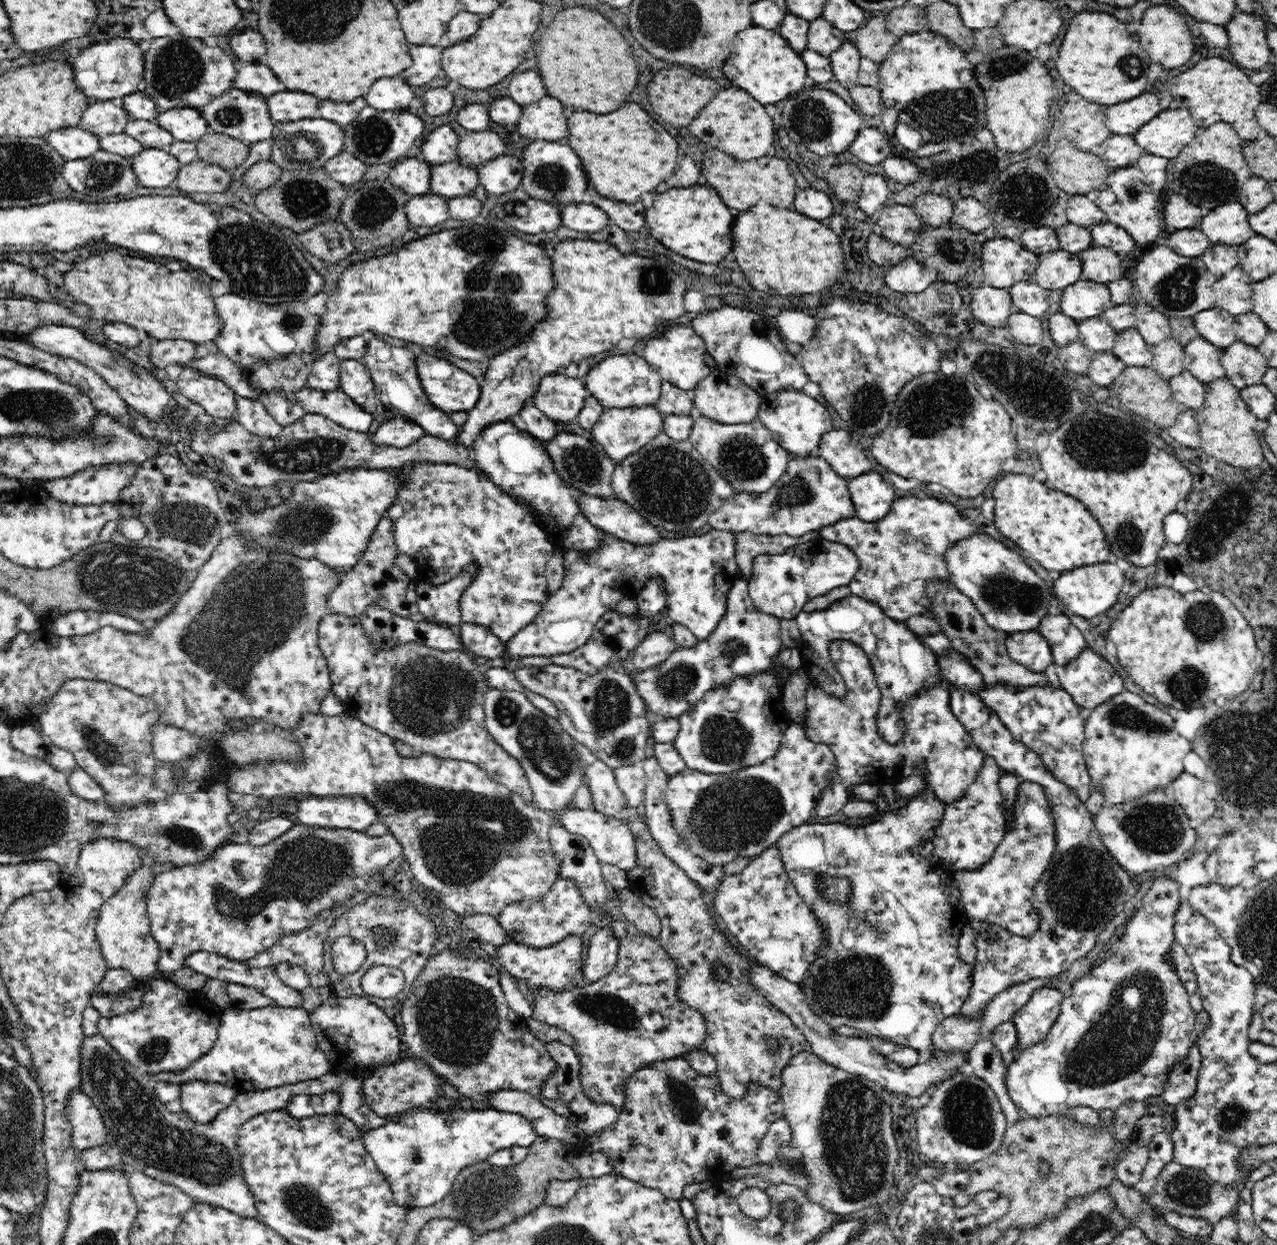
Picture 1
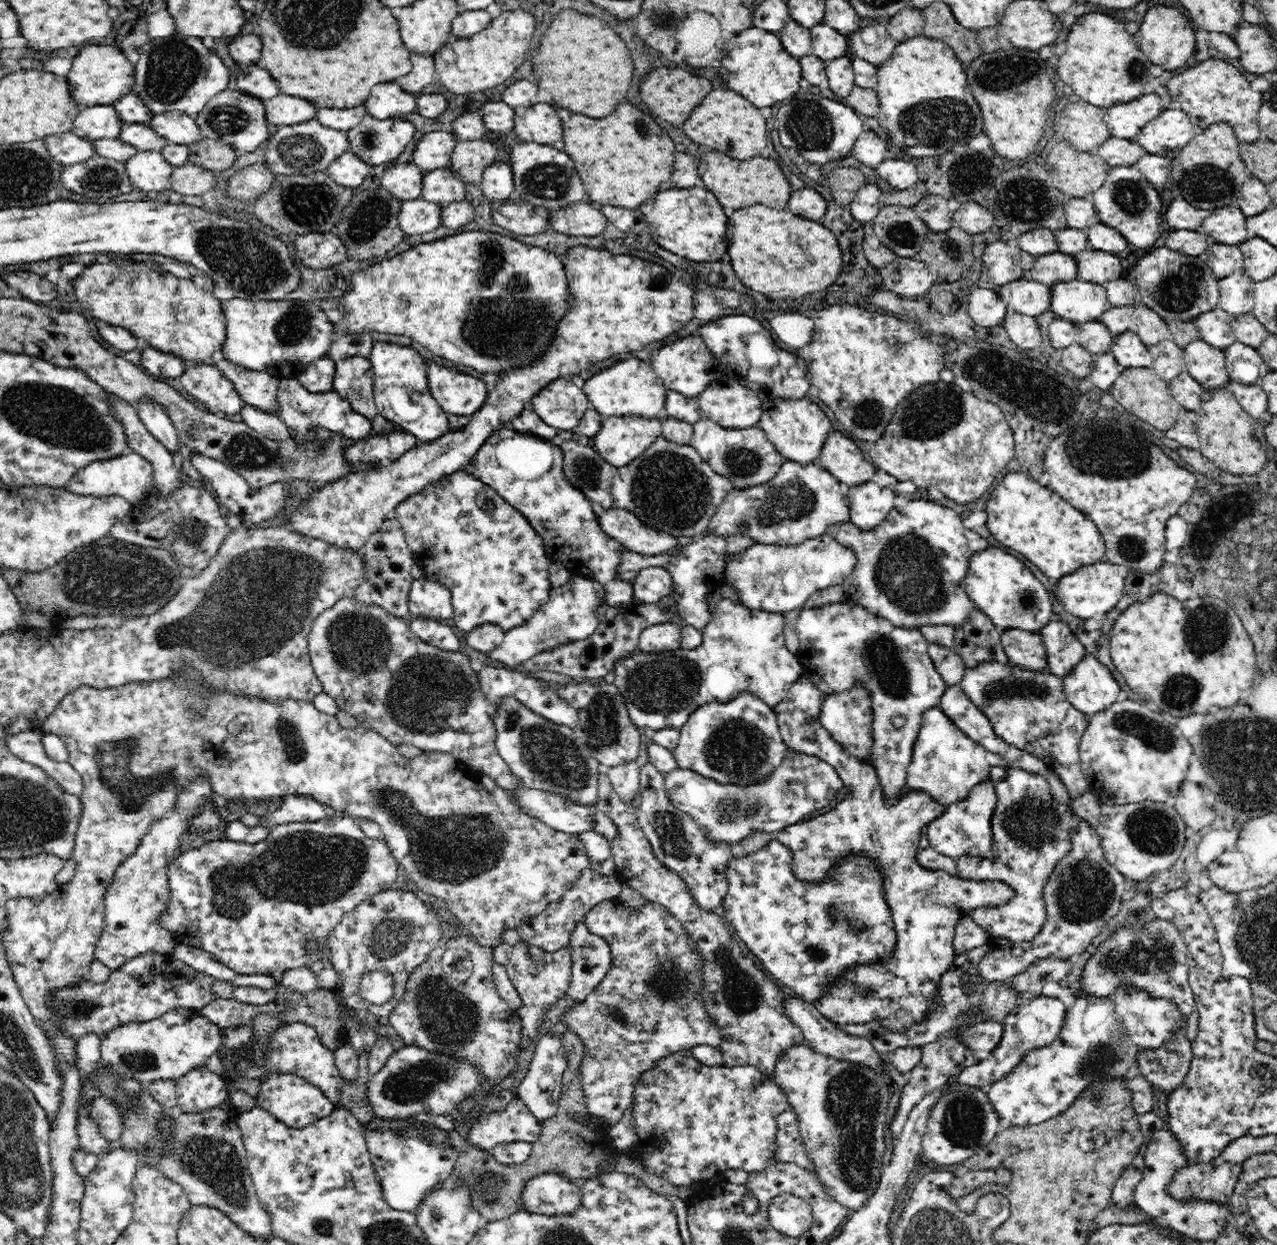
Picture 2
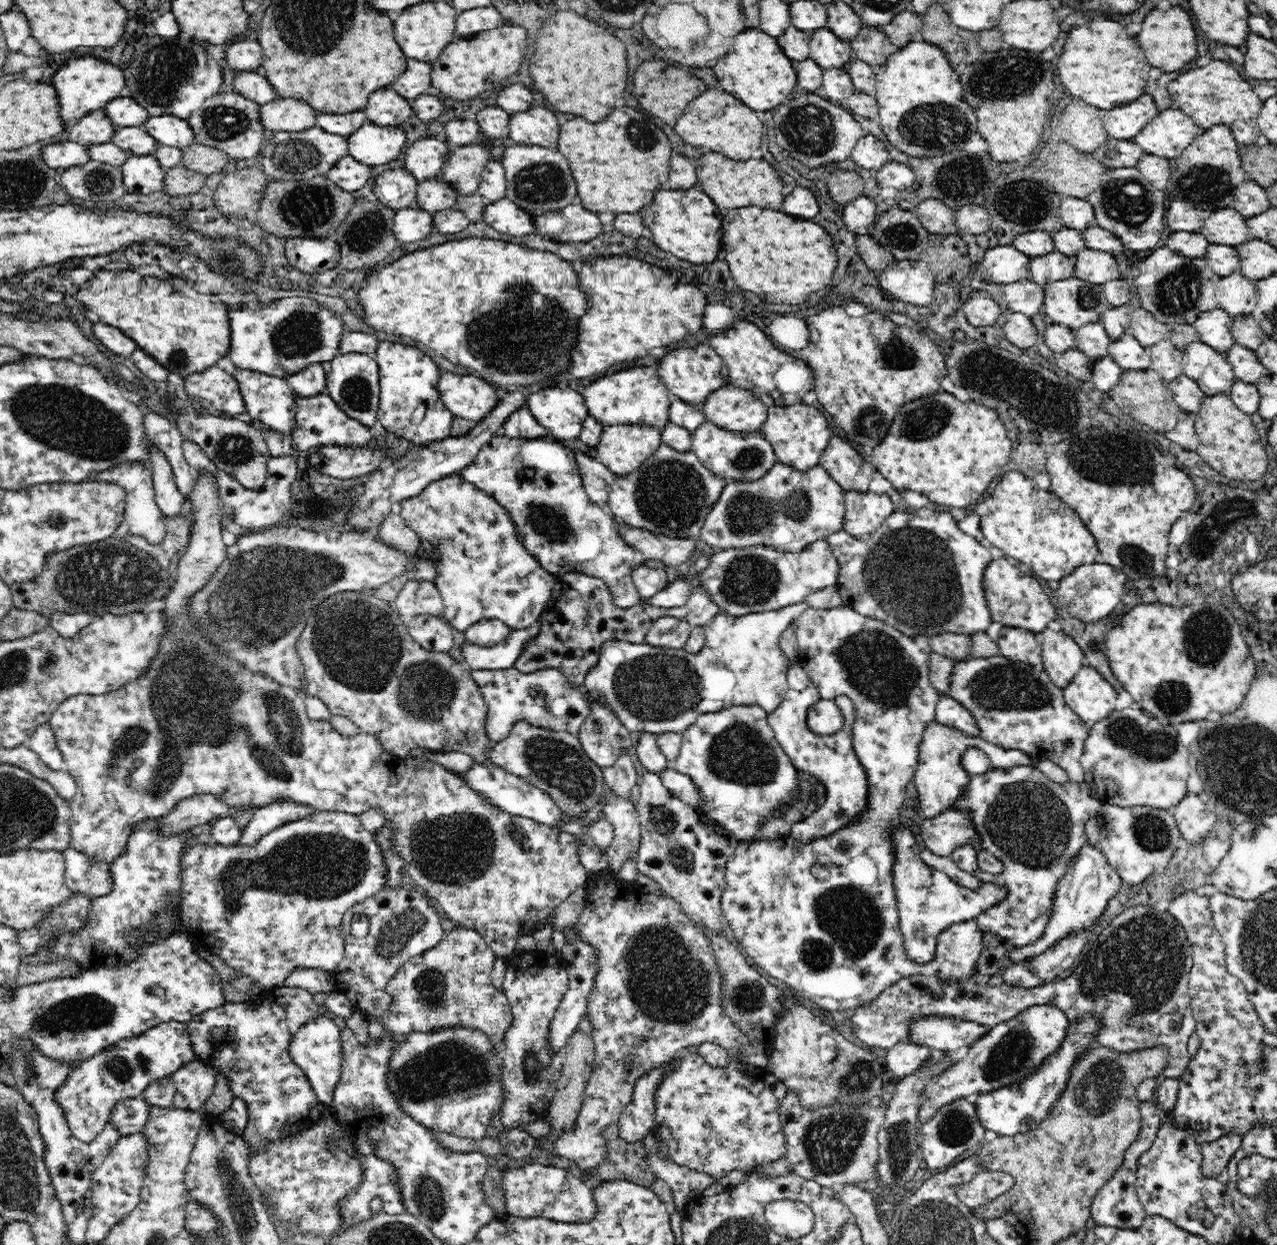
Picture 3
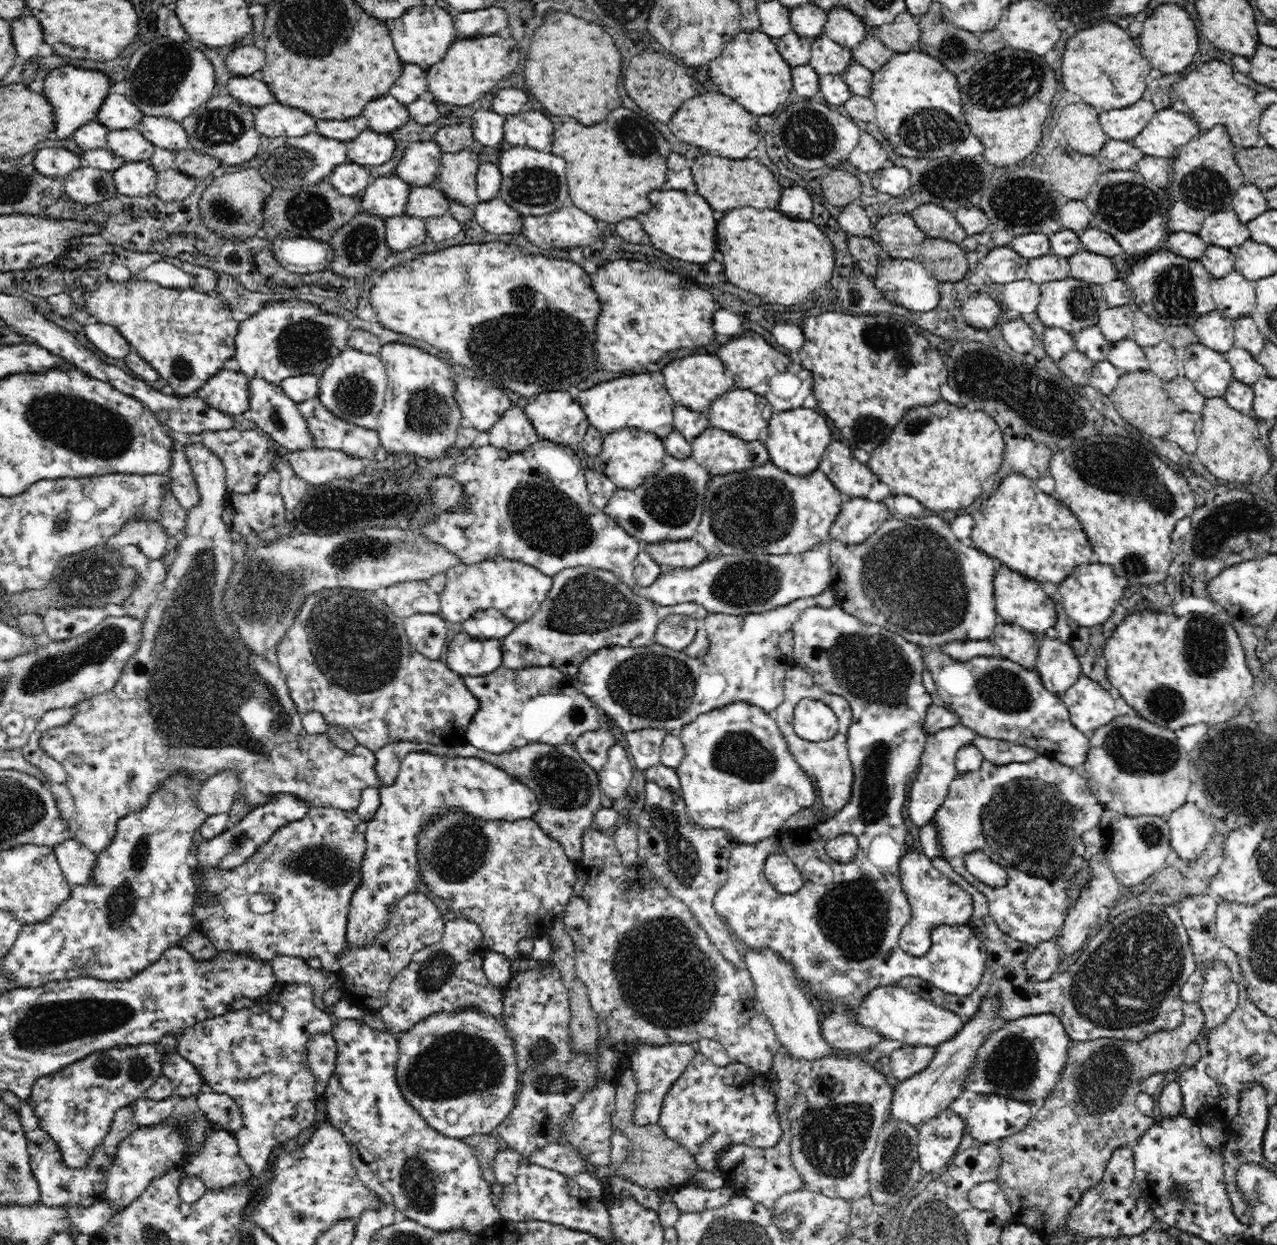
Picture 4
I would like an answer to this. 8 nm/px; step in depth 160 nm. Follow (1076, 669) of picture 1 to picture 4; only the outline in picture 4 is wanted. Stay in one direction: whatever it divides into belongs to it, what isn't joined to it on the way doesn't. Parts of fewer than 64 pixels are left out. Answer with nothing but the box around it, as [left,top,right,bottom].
[1061,675,1119,736]

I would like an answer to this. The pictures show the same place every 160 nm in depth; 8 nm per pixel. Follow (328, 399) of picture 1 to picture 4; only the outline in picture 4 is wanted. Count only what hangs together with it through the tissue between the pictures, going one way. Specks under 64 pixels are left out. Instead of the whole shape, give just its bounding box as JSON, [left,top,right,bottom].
[298,398,380,460]

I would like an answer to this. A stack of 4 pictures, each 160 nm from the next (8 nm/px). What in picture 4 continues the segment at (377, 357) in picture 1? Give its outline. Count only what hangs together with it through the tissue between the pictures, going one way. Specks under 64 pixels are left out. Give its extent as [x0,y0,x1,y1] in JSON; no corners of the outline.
[377,340,466,460]

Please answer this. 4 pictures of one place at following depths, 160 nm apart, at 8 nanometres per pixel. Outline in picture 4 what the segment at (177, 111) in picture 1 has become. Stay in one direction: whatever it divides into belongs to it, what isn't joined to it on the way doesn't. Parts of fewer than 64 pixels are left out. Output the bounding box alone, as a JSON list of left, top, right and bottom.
[136,115,188,152]

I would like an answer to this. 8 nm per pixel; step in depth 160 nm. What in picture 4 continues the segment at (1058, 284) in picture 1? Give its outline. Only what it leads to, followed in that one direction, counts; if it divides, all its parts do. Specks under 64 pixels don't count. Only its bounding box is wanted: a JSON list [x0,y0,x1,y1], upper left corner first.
[1027,254,1069,285]

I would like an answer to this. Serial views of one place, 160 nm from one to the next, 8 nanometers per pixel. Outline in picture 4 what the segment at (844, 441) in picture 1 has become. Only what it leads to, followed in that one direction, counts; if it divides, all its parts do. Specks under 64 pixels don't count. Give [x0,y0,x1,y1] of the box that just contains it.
[819,440,874,498]

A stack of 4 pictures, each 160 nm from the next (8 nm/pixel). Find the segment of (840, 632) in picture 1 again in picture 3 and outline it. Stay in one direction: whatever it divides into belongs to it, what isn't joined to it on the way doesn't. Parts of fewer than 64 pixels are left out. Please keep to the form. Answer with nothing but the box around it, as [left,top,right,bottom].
[721,604,984,1015]

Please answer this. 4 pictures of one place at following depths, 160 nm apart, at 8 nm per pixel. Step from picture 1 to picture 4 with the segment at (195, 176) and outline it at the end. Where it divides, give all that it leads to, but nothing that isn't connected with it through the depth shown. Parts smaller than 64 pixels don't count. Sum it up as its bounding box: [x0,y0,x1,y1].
[154,169,198,202]

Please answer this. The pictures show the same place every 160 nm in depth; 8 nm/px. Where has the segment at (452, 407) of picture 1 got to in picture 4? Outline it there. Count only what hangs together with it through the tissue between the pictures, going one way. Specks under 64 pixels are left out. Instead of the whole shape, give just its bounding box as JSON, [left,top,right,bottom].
[455,376,511,432]

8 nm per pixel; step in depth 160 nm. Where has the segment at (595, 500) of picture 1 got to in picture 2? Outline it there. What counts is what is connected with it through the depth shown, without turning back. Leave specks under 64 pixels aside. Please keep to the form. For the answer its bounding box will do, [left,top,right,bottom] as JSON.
[596,509,678,555]

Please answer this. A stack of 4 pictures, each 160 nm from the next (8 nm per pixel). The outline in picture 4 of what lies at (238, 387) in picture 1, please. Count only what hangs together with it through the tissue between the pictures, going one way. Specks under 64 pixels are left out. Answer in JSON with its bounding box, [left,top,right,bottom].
[249,379,316,452]

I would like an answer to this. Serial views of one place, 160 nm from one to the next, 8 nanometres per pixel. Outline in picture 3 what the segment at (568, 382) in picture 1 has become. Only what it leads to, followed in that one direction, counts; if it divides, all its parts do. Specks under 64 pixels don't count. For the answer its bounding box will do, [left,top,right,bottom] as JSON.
[526,384,589,442]

